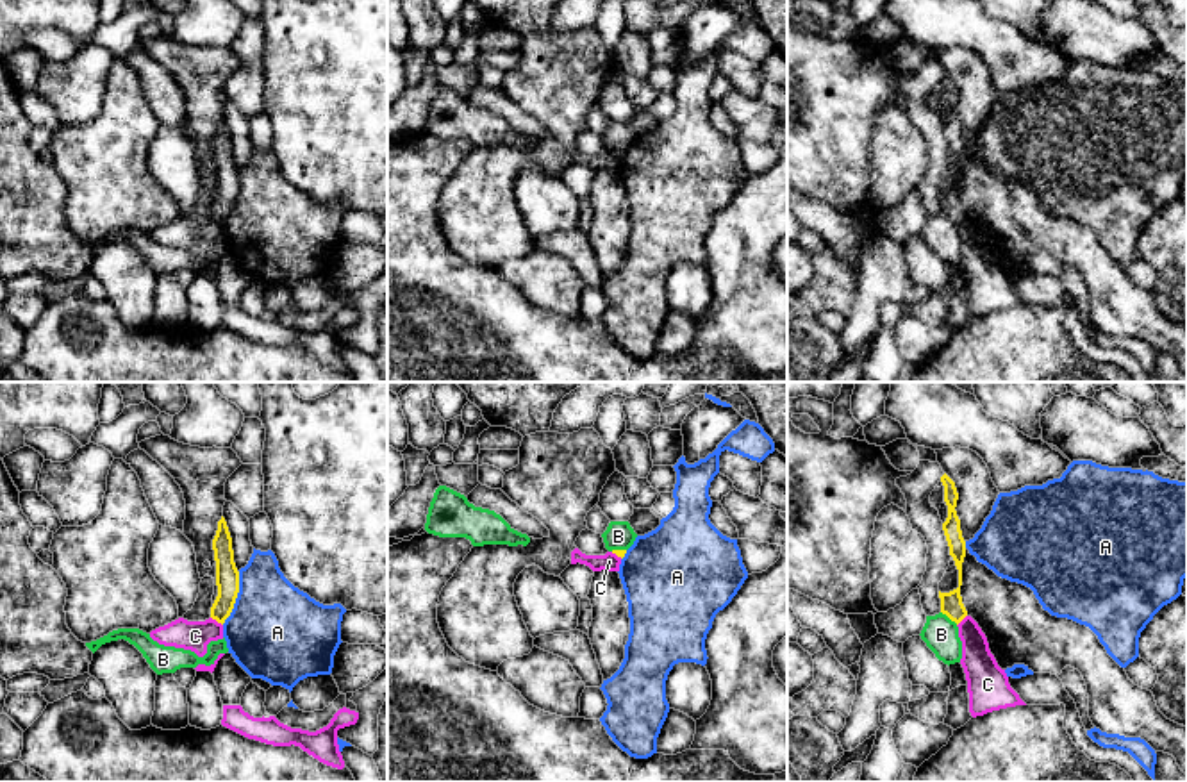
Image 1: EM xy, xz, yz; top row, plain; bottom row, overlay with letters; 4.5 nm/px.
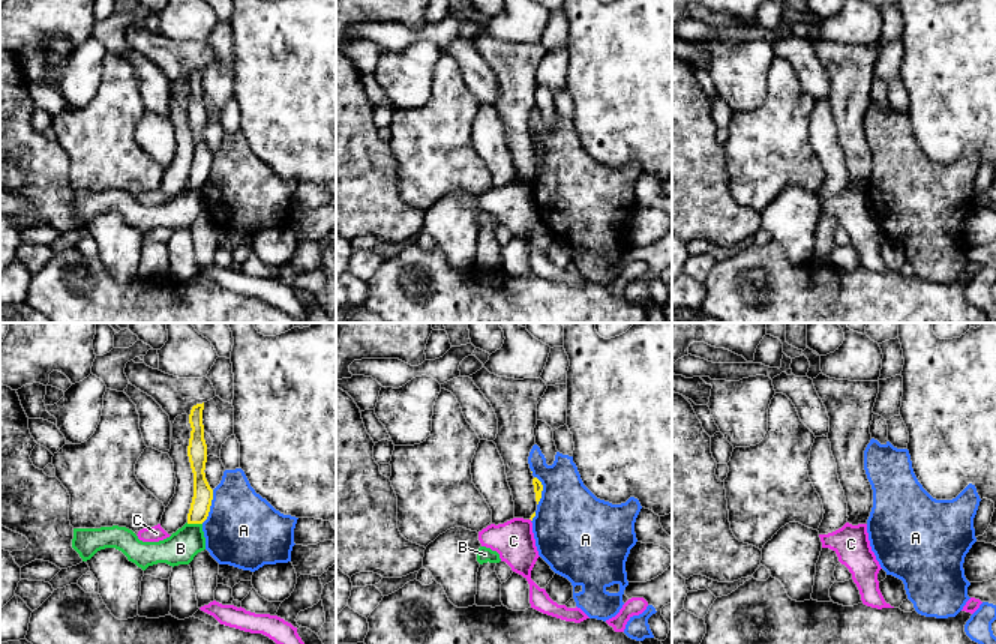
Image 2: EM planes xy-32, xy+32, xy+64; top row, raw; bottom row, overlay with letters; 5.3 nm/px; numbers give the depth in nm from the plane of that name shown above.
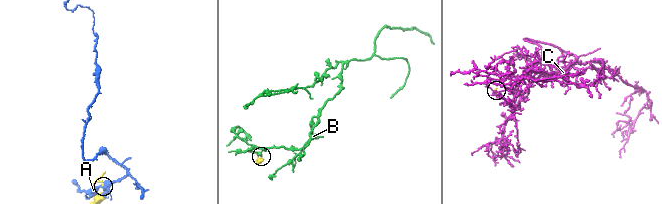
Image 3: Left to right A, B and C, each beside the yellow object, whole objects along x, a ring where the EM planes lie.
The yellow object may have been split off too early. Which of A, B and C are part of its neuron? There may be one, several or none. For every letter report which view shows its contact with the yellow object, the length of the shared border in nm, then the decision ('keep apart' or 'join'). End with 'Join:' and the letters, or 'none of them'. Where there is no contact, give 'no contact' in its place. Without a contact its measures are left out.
A: meets yellow in xy; contact 260 nm long; keep apart
B: meets yellow in yz; contact 100 nm long; keep apart
C: meets yellow in xy; contact 70 nm long; keep apart
Join: none of them

